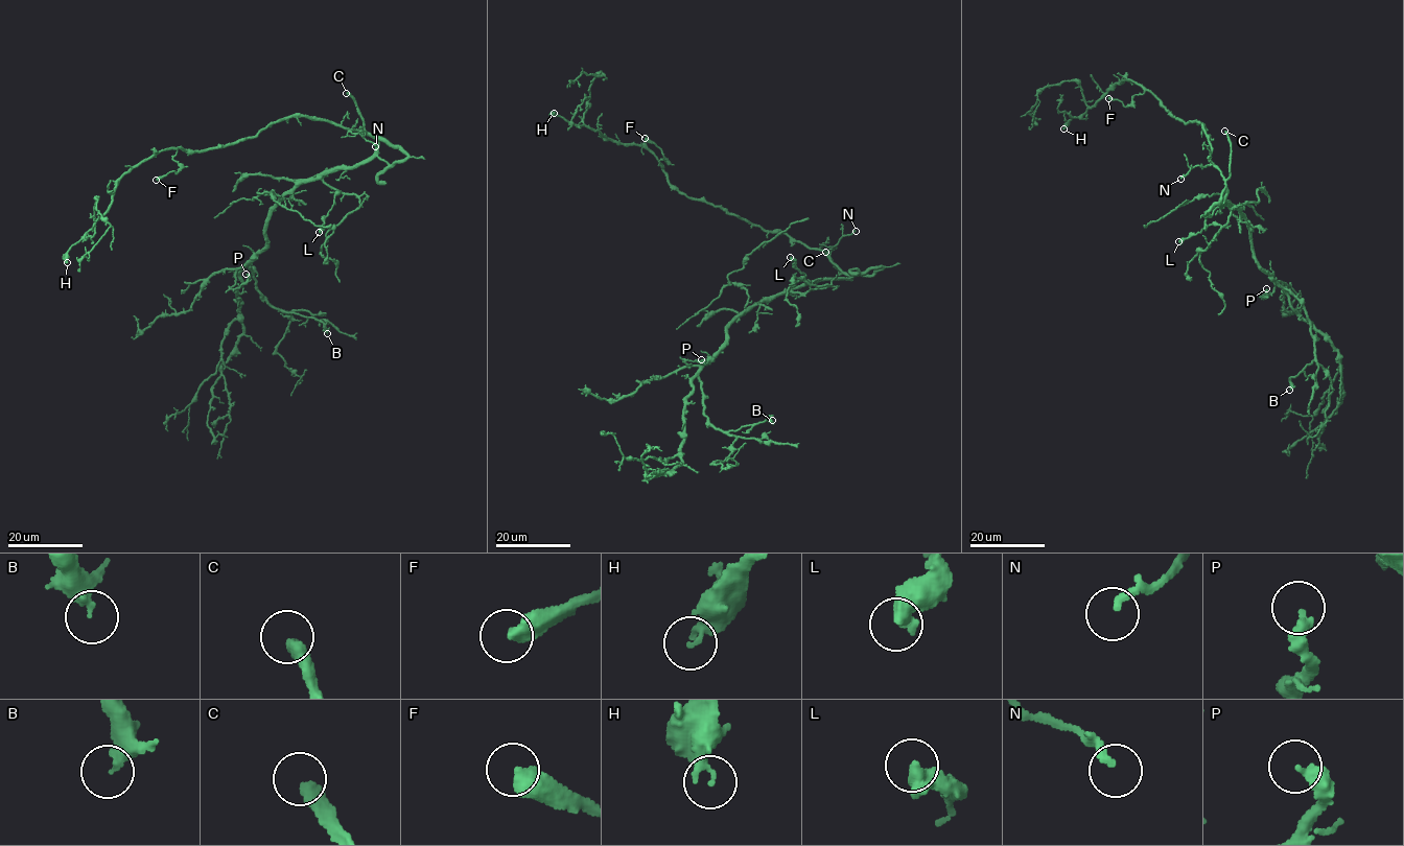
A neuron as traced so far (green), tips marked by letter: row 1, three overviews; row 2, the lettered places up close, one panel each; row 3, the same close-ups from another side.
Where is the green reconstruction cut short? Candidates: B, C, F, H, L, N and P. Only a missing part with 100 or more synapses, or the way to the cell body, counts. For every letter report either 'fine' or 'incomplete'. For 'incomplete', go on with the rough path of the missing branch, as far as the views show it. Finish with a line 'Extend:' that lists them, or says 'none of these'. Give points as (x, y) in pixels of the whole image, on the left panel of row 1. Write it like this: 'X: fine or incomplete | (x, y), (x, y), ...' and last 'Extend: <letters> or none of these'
B: fine
C: incomplete | (346, 93), (298, 78), (271, 55)
F: fine
H: fine
L: fine
N: fine
P: fine
Extend: C

